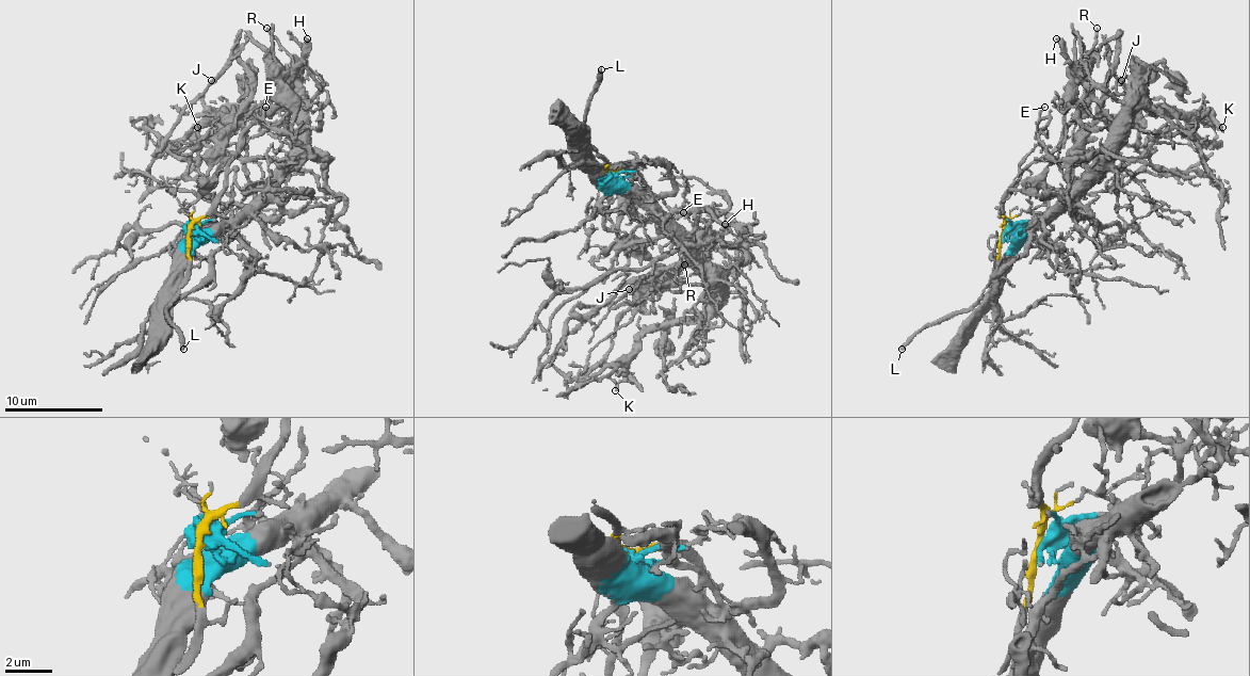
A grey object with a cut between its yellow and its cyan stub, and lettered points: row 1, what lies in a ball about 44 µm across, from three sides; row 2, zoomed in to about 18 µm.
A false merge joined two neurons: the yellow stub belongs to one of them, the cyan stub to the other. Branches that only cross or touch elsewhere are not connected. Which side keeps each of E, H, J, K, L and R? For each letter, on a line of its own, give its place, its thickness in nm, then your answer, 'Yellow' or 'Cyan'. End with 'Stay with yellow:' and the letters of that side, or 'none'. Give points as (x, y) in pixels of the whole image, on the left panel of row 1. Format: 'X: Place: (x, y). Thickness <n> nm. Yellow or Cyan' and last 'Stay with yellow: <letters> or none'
E: Place: (265, 107). Thickness 130 nm. Cyan
H: Place: (307, 38). Thickness 440 nm. Yellow
J: Place: (211, 80). Thickness 260 nm. Cyan
K: Place: (197, 127). Thickness 200 nm. Cyan
L: Place: (183, 349). Thickness 300 nm. Yellow
R: Place: (266, 28). Thickness 190 nm. Yellow
Stay with yellow: H, L, R

